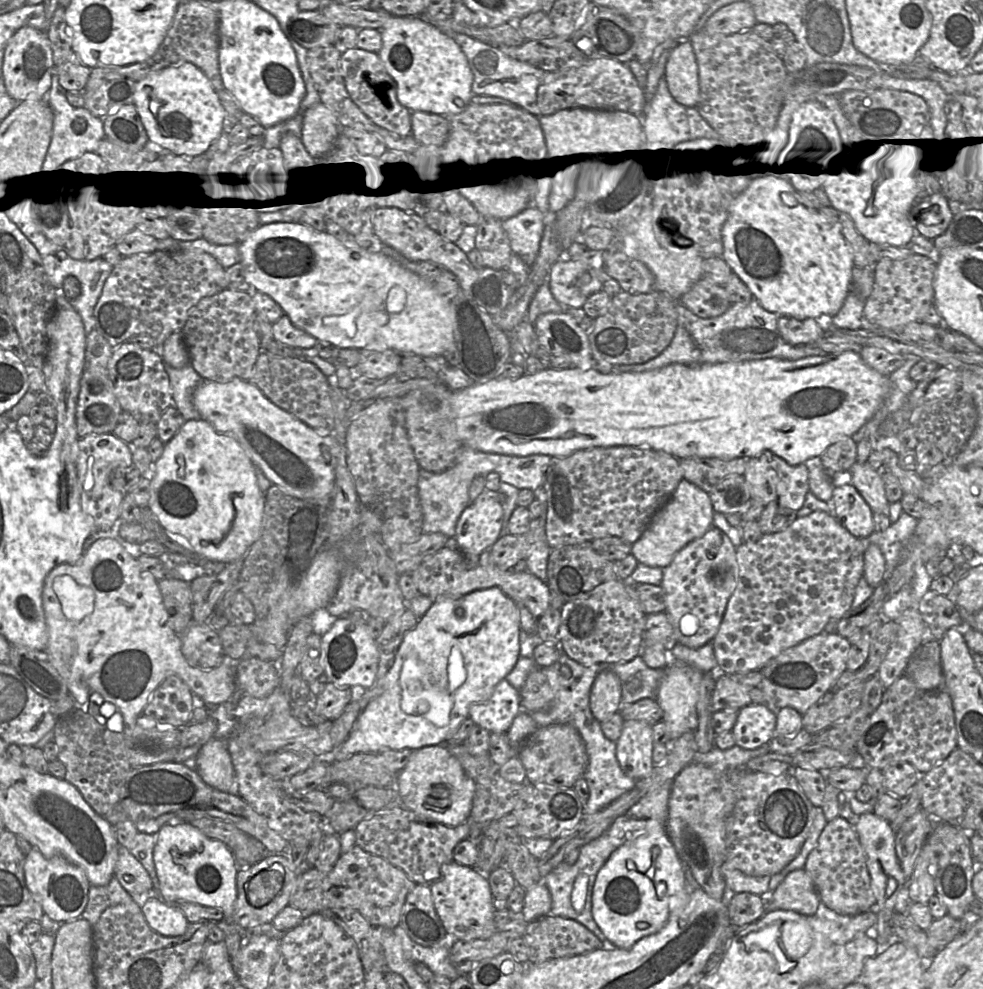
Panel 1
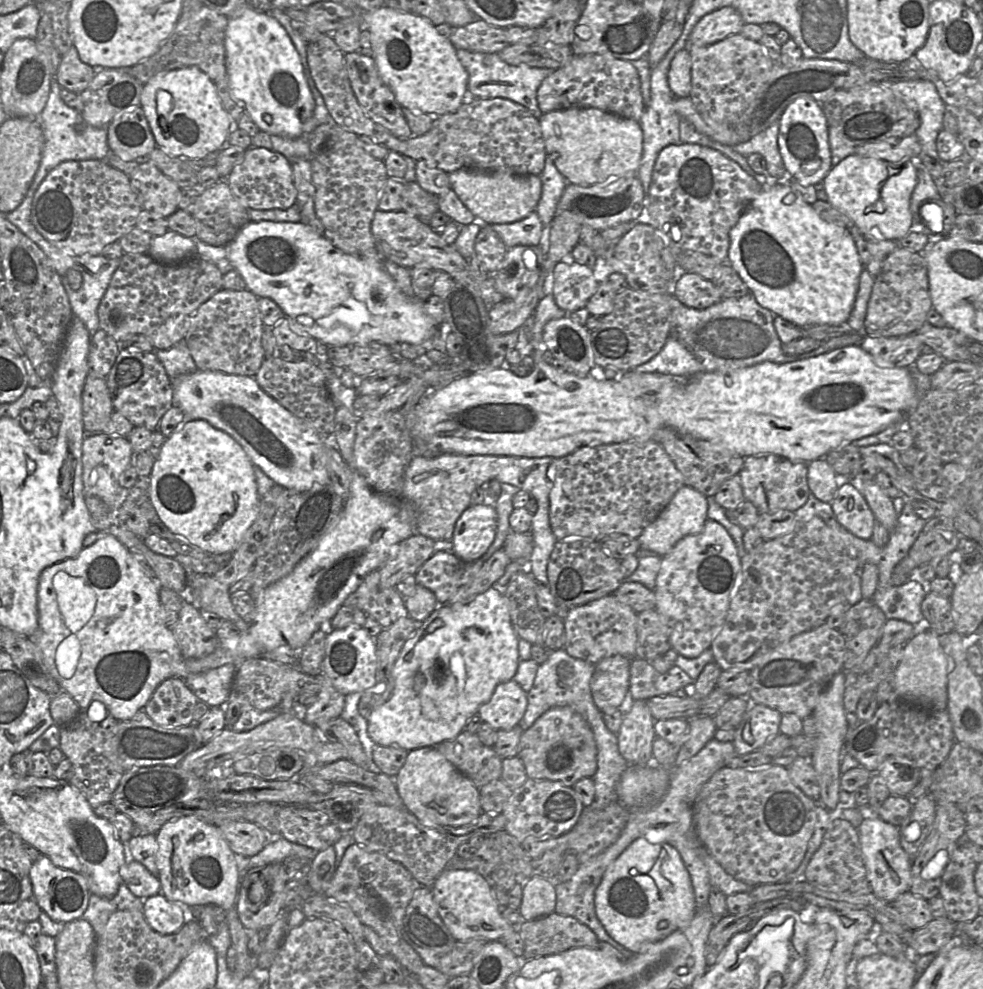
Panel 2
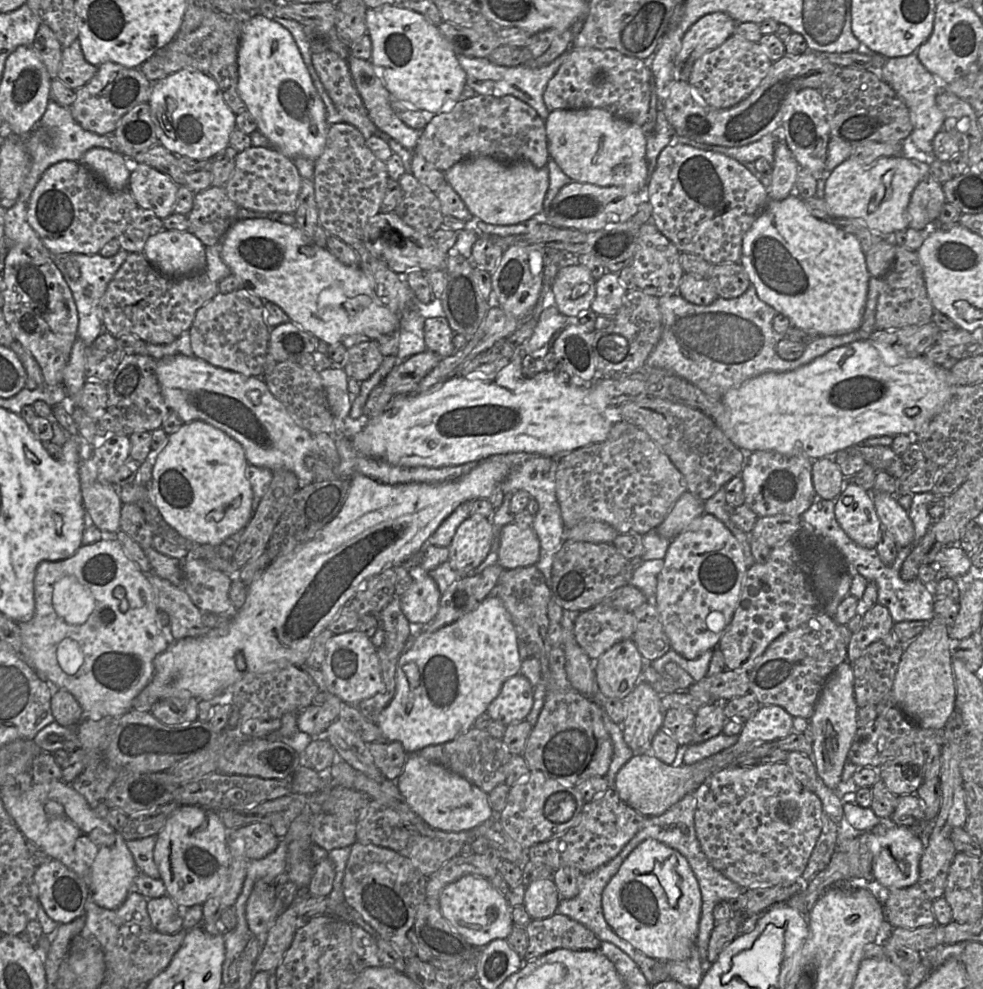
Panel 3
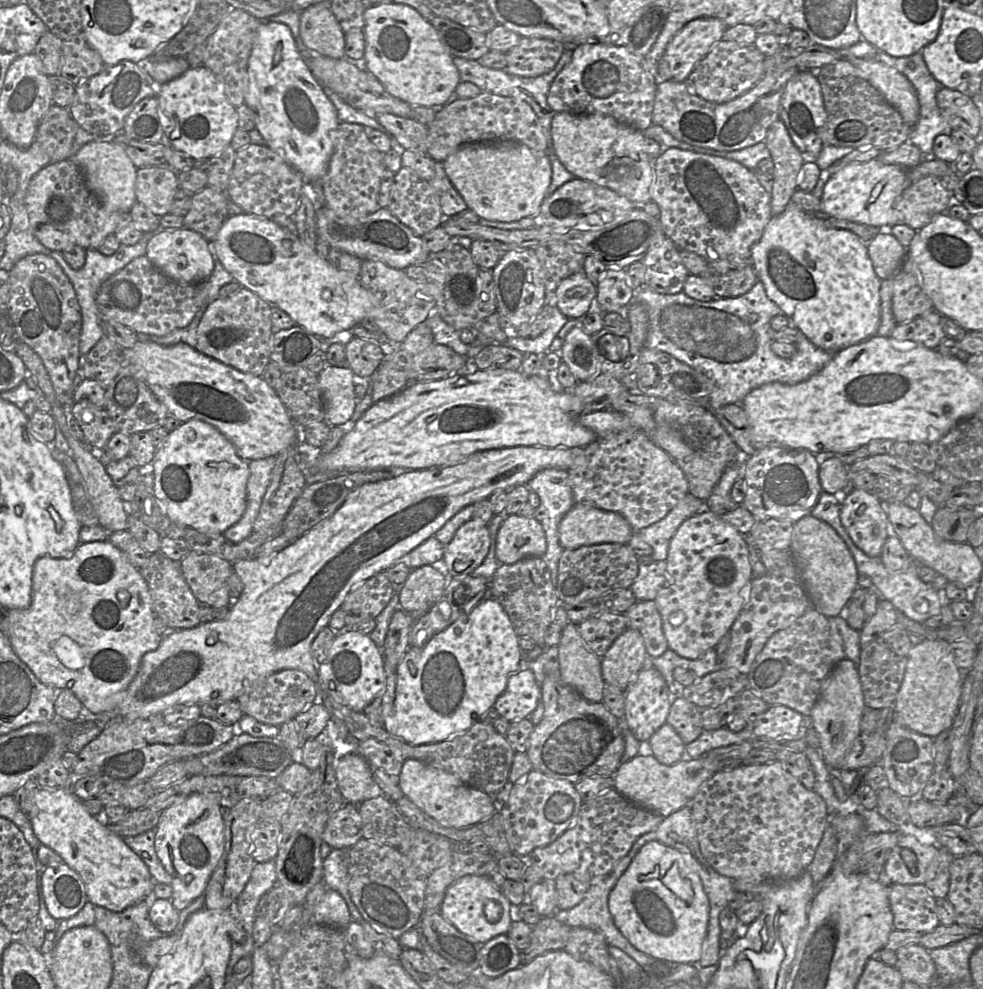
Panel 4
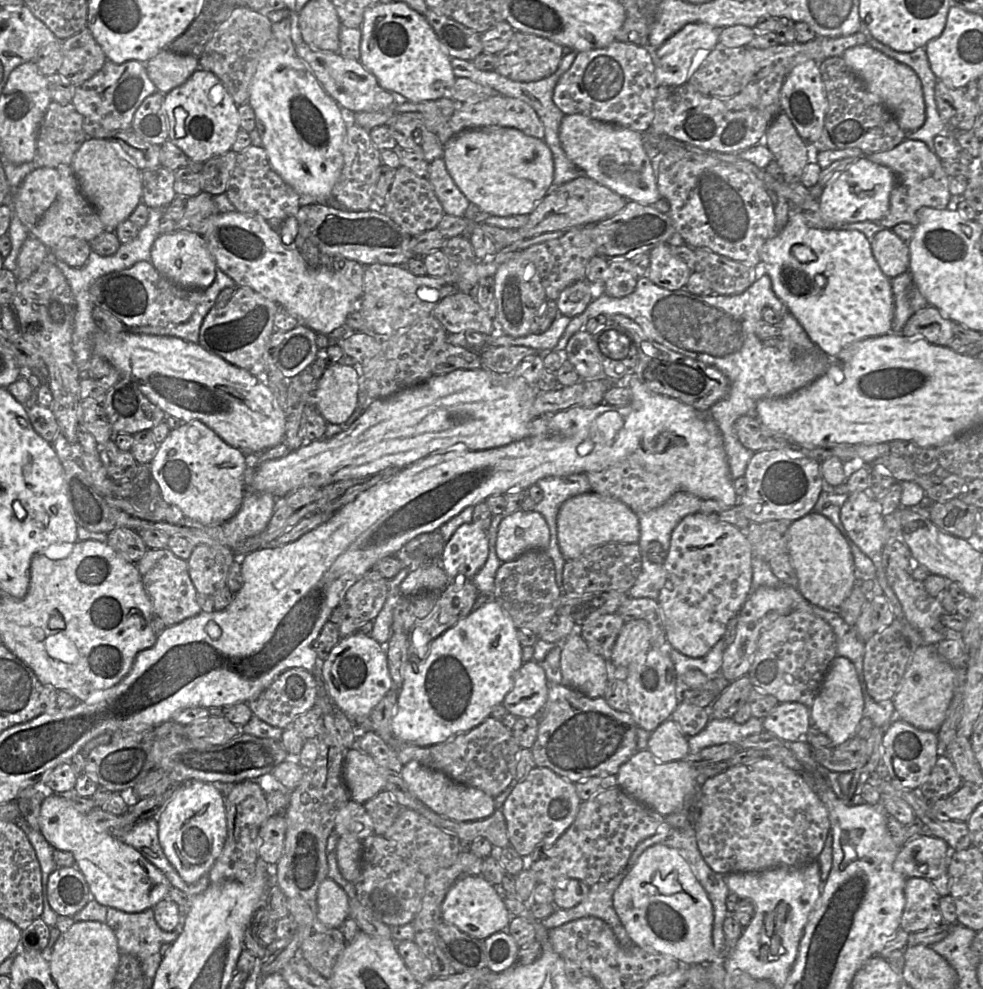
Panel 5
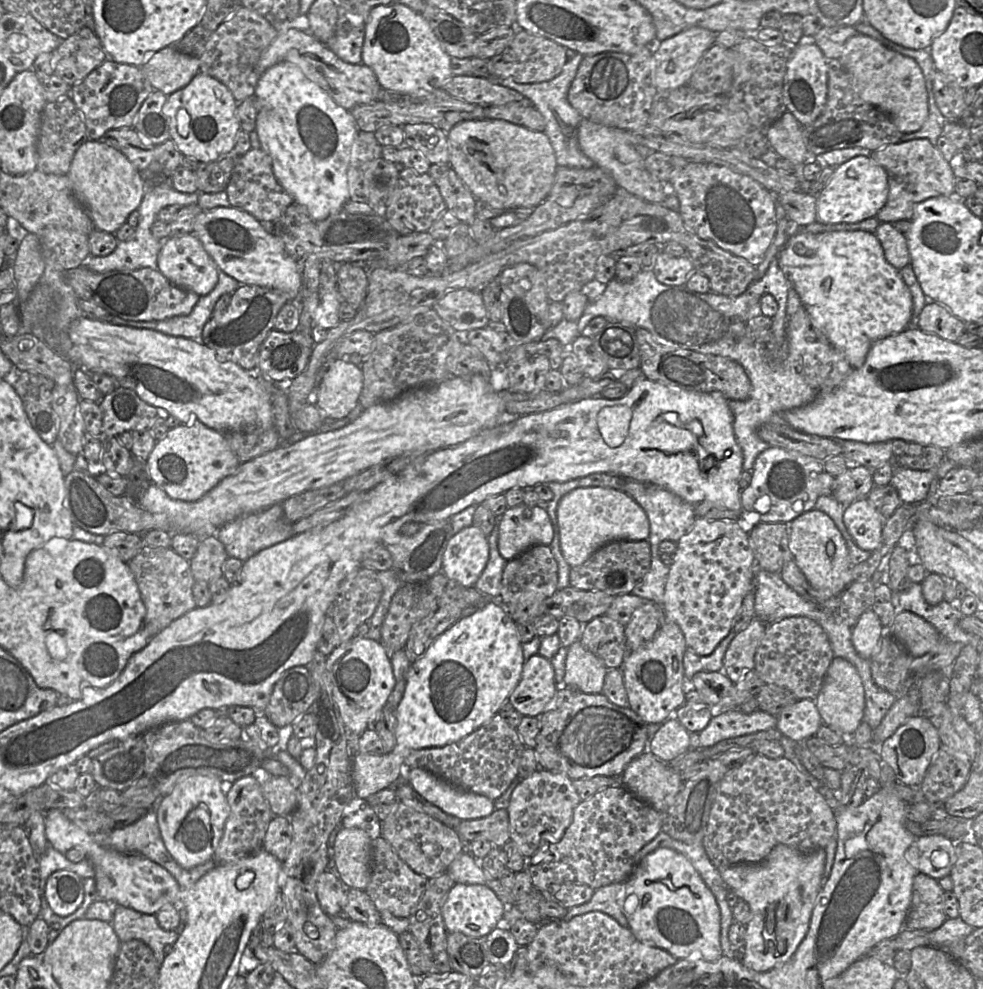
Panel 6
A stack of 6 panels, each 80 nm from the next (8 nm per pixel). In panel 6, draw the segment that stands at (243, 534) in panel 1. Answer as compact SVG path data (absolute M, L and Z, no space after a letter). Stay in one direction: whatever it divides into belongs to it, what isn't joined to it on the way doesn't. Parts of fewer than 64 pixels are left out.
M197 418L190 423L169 429L166 436L157 441L147 459L153 484L169 498L186 502L199 500L241 464L225 434L207 427Z

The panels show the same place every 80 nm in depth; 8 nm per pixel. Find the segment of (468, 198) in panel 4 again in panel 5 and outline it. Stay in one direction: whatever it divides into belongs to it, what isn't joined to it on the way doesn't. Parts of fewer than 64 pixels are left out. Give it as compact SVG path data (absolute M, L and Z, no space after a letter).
M501 126L464 130L444 145L447 171L470 203L492 216L529 215L553 187L554 161L543 139Z

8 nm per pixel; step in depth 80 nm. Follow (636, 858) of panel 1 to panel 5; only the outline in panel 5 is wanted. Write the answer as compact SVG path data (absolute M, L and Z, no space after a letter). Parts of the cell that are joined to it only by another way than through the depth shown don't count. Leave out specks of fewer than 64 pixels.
M655 844L638 858L613 894L613 907L632 943L645 950L672 956L682 964L702 964L722 960L713 946L714 910L706 891L688 862L674 848Z

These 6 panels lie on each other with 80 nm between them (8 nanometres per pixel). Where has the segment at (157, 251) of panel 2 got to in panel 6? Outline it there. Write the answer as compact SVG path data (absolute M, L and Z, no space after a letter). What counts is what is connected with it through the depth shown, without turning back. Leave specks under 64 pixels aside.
M194 234L171 235L161 245L157 257L158 271L172 284L199 296L209 294L218 282L218 266Z

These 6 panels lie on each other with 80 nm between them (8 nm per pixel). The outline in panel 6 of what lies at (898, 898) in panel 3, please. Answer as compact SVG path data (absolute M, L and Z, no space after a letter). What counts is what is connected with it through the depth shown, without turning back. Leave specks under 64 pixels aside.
M917 873L913 879L911 904L905 927L933 931L948 919L944 911L944 890L938 880Z

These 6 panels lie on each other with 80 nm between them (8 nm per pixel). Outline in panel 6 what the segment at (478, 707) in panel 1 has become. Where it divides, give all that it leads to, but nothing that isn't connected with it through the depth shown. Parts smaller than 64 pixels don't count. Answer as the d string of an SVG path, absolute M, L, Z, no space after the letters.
M536 654L525 661L520 681L508 701L522 715L535 717L548 708L557 688L550 660Z

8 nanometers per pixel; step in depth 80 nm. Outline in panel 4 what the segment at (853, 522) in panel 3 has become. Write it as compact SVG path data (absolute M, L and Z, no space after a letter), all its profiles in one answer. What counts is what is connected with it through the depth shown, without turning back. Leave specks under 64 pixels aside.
M854 488L842 498L840 522L854 545L870 557L879 557L883 544L890 533L890 523L880 502L871 491Z

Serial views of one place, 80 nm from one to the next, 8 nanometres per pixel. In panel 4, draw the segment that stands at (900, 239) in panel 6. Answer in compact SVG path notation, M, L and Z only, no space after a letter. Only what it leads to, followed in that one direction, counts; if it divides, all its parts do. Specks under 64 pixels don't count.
M878 233L868 245L868 255L876 275L888 279L900 269L908 250L902 246L892 233Z

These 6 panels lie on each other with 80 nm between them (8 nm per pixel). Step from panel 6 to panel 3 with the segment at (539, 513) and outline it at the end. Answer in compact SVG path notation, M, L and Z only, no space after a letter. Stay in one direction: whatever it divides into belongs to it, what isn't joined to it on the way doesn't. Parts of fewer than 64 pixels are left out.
M506 524L500 534L498 563L503 569L535 565L540 555L539 539L532 527Z

